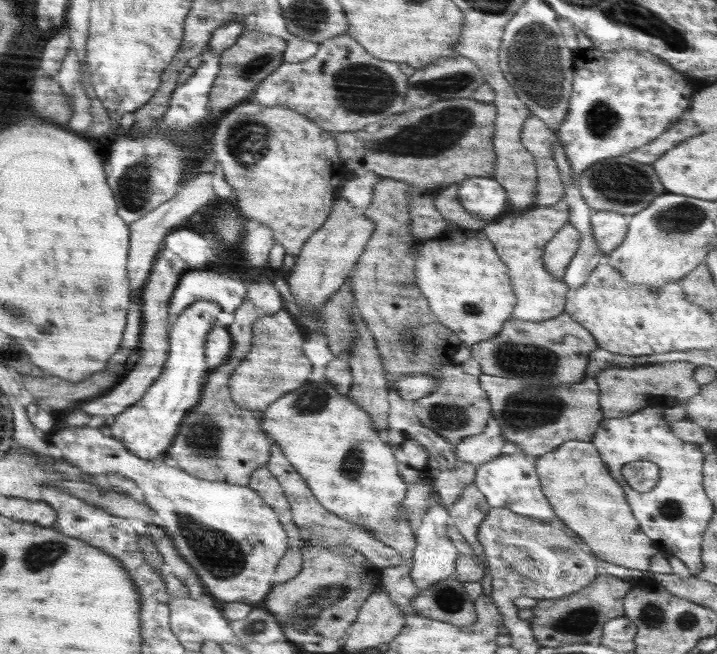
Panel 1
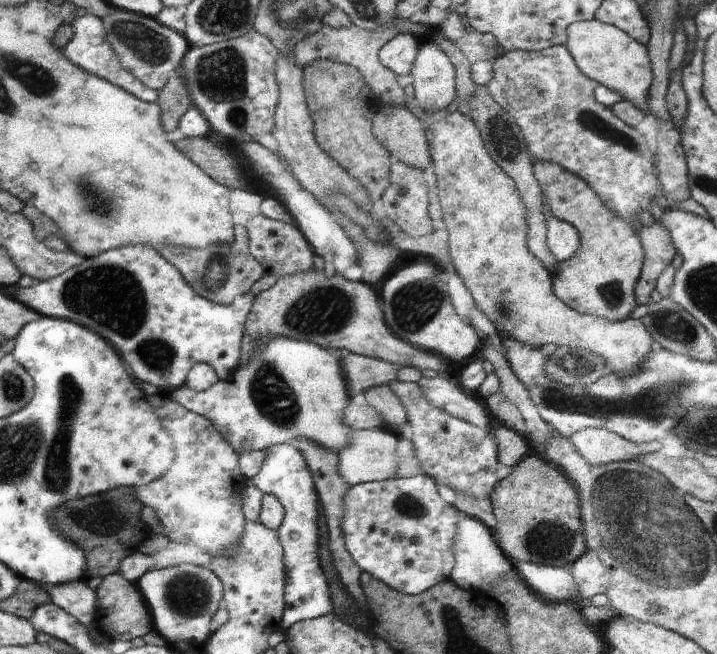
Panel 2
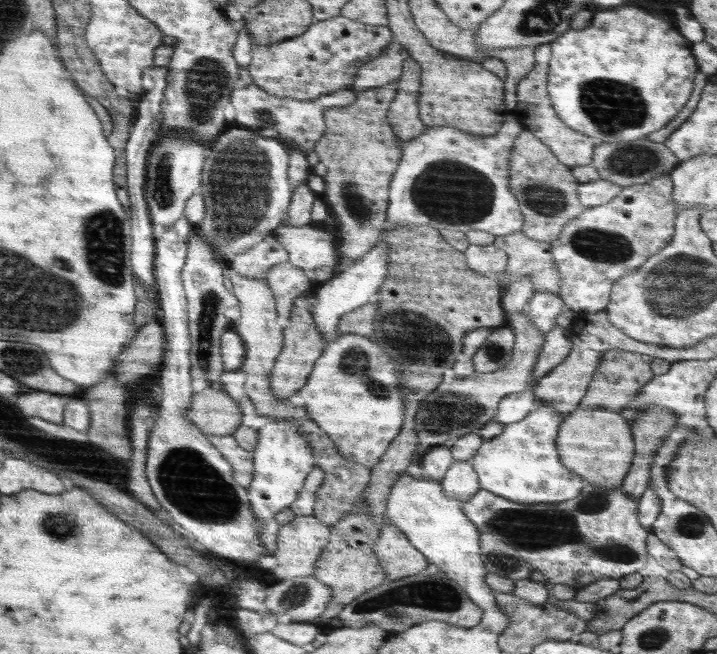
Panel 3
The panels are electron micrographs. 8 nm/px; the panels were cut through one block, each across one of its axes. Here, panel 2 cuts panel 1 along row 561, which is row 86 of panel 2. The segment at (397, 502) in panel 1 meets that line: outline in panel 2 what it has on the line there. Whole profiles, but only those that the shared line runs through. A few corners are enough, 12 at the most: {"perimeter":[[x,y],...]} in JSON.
{"perimeter":[[404,104],[429,139],[448,252],[486,318],[526,346],[640,374],[642,319],[556,298],[516,182],[460,110]]}

